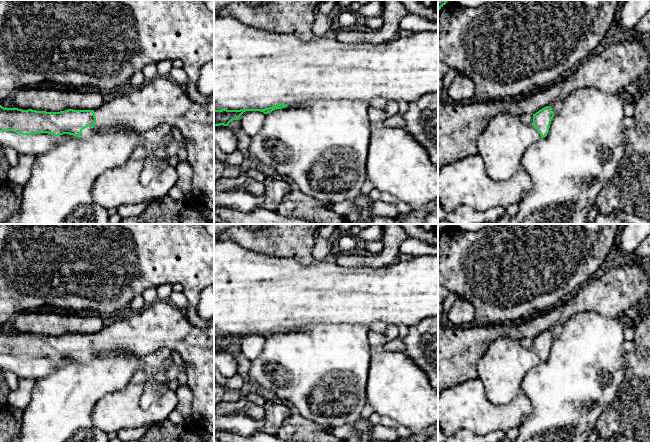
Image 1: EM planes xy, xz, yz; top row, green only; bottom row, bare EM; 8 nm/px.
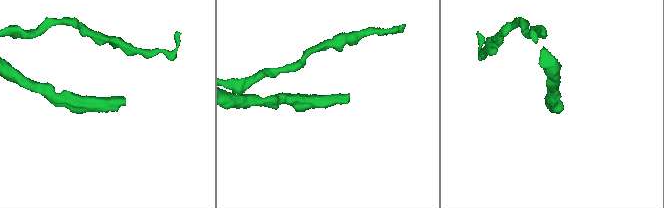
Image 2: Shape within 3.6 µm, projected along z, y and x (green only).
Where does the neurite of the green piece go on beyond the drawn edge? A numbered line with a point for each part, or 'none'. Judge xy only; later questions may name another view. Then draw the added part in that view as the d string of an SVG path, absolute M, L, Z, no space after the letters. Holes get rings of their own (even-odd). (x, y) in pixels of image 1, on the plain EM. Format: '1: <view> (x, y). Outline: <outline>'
1: xy (161, 325). Outline: M157 300L141 312L133 312L128 318L117 319L94 334L96 349L82 354L80 362L88 362L99 353L120 351L143 359L161 348L177 351L187 364L187 386L193 400L191 406L192 425L214 434L214 326L199 328L192 325L186 311L170 302Z

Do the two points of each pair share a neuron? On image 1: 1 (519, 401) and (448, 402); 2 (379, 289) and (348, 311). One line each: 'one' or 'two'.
1: one
2: one

